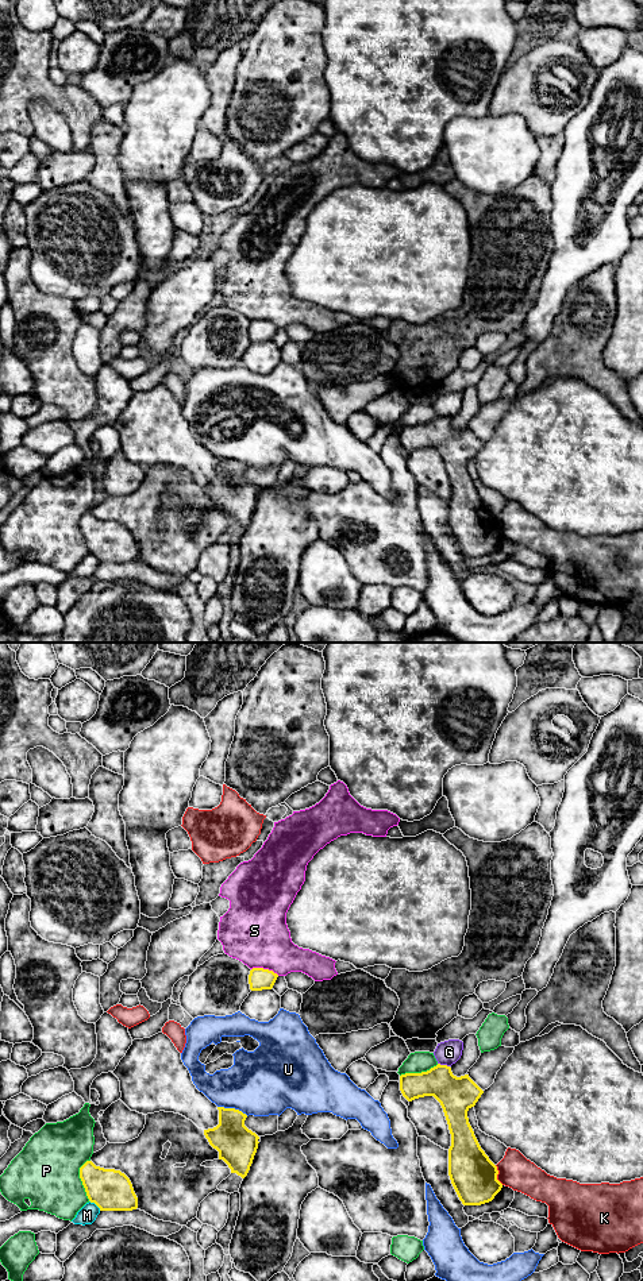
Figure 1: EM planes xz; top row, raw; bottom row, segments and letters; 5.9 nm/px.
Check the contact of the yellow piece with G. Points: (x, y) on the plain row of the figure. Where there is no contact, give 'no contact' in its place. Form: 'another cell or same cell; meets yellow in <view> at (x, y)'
another cell; meets yellow in xz at (443, 417)

